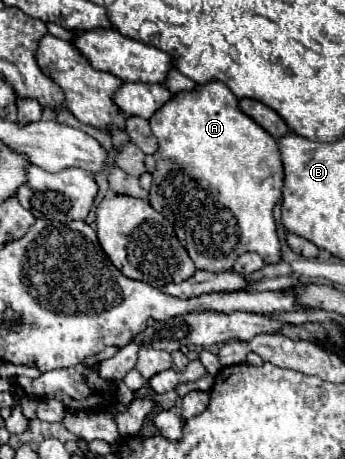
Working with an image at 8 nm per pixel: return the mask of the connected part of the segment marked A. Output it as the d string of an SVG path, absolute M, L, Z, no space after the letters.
M209 81L203 85L195 85L195 89L191 89L191 91L175 93L161 109L157 109L153 113L153 117L149 119L149 125L159 143L159 151L153 155L157 165L155 165L155 171L151 173L153 183L151 183L151 191L149 191L149 203L155 211L165 215L173 225L181 227L189 239L193 239L195 249L187 249L187 251L189 251L189 257L193 259L193 263L197 265L197 269L205 269L205 271L213 271L213 273L229 271L233 267L235 259L247 251L255 251L261 257L269 257L271 263L277 263L279 261L279 239L277 239L277 227L273 221L273 207L275 207L277 199L281 197L281 185L283 185L283 165L281 165L281 157L277 151L277 141L265 129L261 129L253 119L249 119L245 113L239 111L237 97L229 91L229 87L221 81Z

